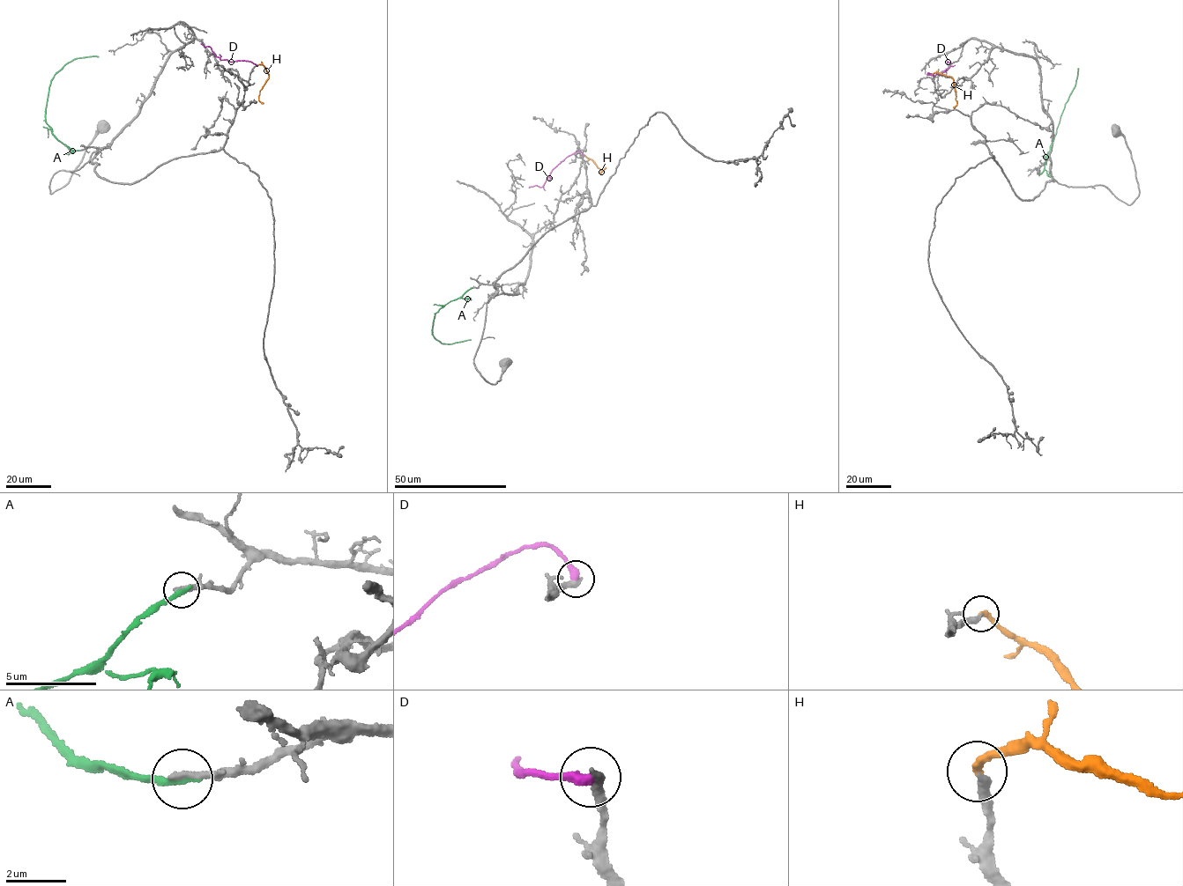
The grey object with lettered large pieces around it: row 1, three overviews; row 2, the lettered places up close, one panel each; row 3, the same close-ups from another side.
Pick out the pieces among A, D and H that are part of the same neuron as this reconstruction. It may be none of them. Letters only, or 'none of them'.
H

